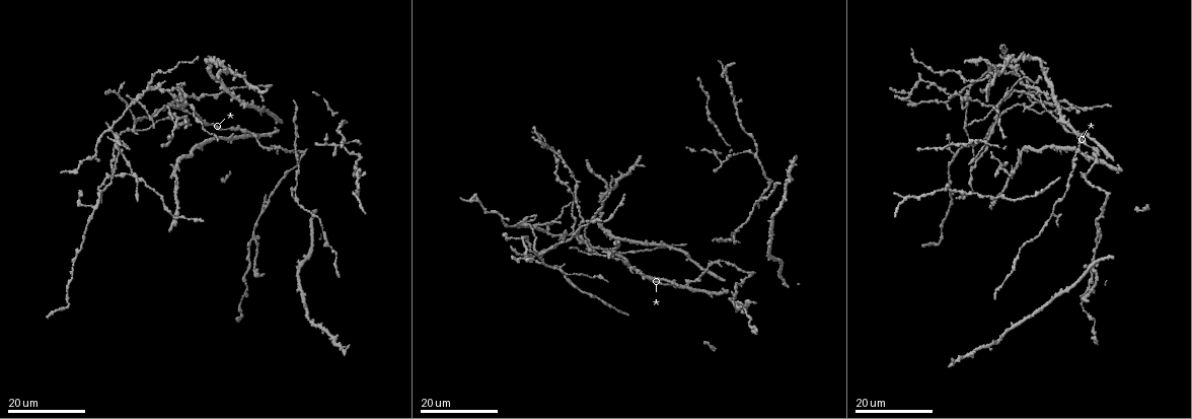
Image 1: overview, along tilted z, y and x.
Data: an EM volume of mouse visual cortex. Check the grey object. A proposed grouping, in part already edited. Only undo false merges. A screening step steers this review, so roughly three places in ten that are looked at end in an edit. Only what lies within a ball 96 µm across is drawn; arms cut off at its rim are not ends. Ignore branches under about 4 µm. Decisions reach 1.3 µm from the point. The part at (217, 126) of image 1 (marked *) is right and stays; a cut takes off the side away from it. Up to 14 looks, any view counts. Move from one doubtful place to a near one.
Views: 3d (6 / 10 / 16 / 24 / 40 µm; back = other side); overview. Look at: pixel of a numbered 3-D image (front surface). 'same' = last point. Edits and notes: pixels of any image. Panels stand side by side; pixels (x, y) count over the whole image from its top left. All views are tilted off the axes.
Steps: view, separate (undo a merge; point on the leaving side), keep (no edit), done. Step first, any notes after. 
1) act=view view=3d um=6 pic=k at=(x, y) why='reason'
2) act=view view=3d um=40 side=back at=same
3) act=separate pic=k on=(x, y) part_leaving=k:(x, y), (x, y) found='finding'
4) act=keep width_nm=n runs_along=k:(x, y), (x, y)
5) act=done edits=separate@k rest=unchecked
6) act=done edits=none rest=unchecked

act=view view=3d um=16 pic=1 at=(590, 246) why='four or more arms meet'

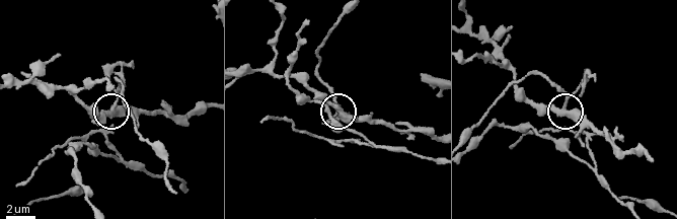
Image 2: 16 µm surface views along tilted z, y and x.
act=view view=3d um=10 pic=2 at=(563, 106)

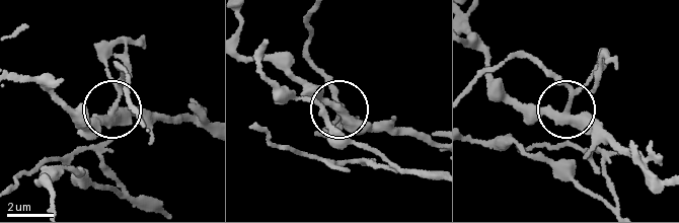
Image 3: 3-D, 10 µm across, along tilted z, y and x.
act=separate pic=3 on=(107, 72) arms=4 found='a second neuron is stuck on'

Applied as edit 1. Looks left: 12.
act=view view=3d um=24 pic=1 at=(147, 86) why='three-way junction'

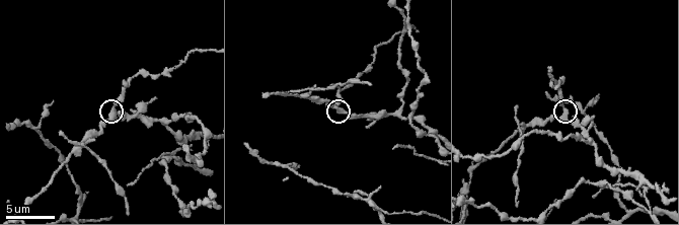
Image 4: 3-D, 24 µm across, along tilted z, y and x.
act=view view=3d um=6 pic=4 at=(565, 112)

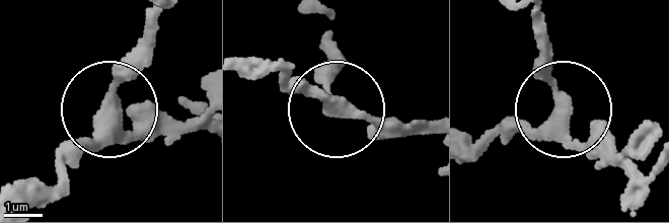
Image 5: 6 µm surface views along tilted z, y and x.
act=keep arms=3 found='one neuron here'

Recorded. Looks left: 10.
act=view view=3d um=10 pic=4 at=(373, 203) why='four-way junction'

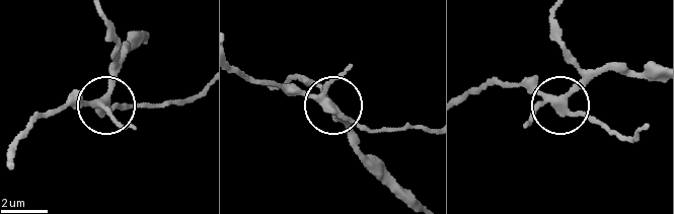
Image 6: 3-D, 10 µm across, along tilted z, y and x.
act=separate pic=6 on=(133, 106) width_nm=310 part_leaving=6:(113, 110), (180, 103), (200, 94) found='a second neuron is stuck on'

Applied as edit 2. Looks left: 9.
act=view view=overview why='redraw'

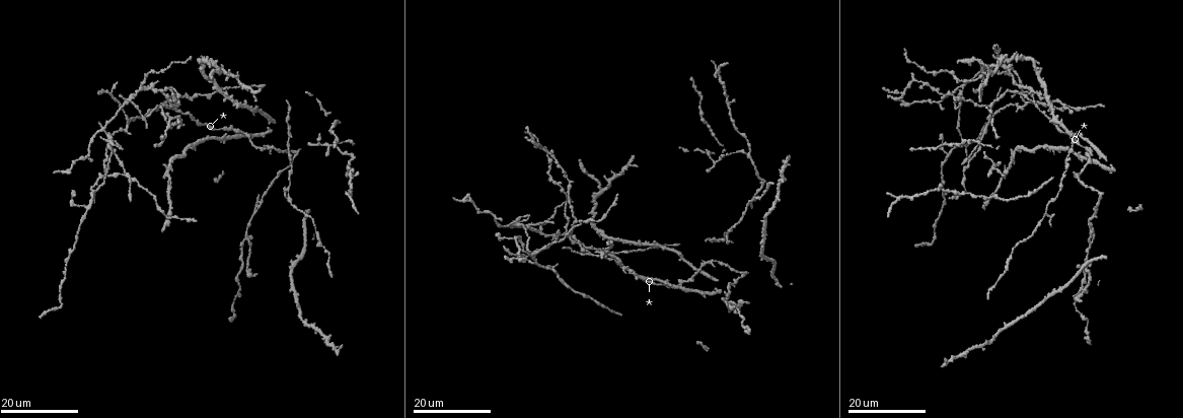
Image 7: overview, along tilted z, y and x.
act=view view=3d um=24 pic=7 at=(567, 179) why='side arm on a straight run'

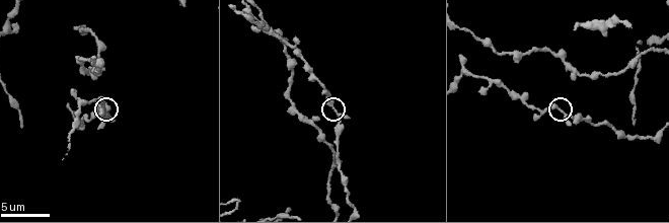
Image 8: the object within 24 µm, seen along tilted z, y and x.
act=view view=3d um=10 pic=8 at=(560, 110)

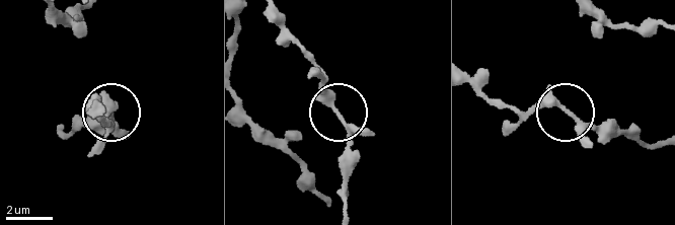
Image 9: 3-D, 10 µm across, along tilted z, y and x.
act=keep found='continuous, no second neuron'

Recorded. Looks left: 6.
act=view view=3d um=24 pic=7 at=(537, 254) why='branch point'

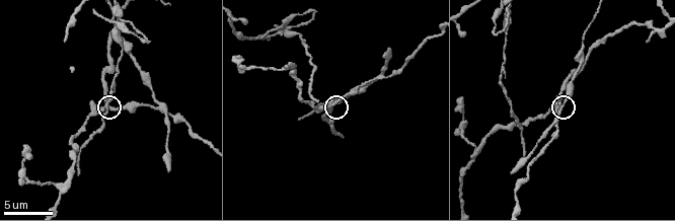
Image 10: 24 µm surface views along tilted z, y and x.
act=view view=3d um=10 pic=10 at=(331, 102) why='zoom in'

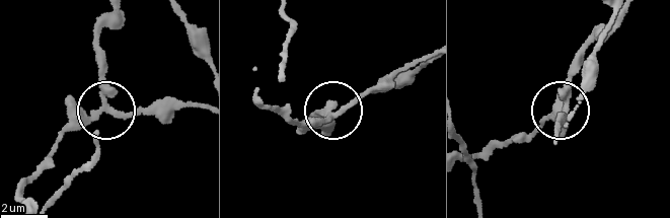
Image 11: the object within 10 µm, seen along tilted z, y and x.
act=keep found='all the same neuron'

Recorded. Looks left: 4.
act=view view=3d um=16 pic=7 at=(125, 102) why='four or more arms meet'

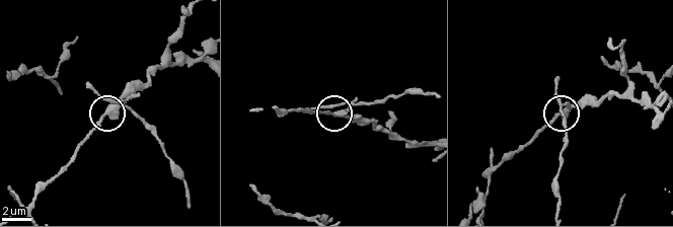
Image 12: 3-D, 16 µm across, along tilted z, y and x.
act=view view=3d um=6 pic=12 at=(565, 110) why='zoom in'

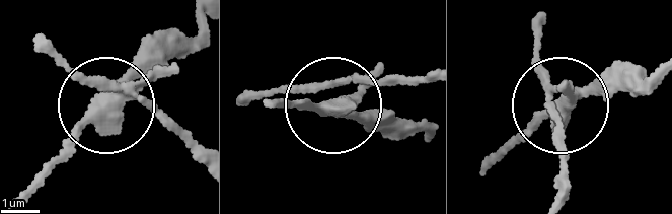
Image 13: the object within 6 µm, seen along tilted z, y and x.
act=view view=3d um=6 side=back pic=13 at=(109, 99) why='other side'

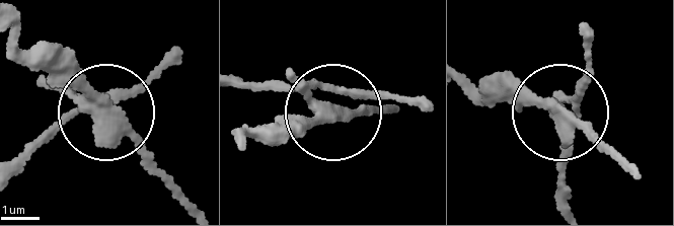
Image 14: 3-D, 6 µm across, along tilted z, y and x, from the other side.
act=separate pic=14 on=(295, 85) side_arm_um=10 found='a second neuron is stuck on'

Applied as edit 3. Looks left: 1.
act=done edits=separate@3,separate@6,separate@14 rest=unchecked

